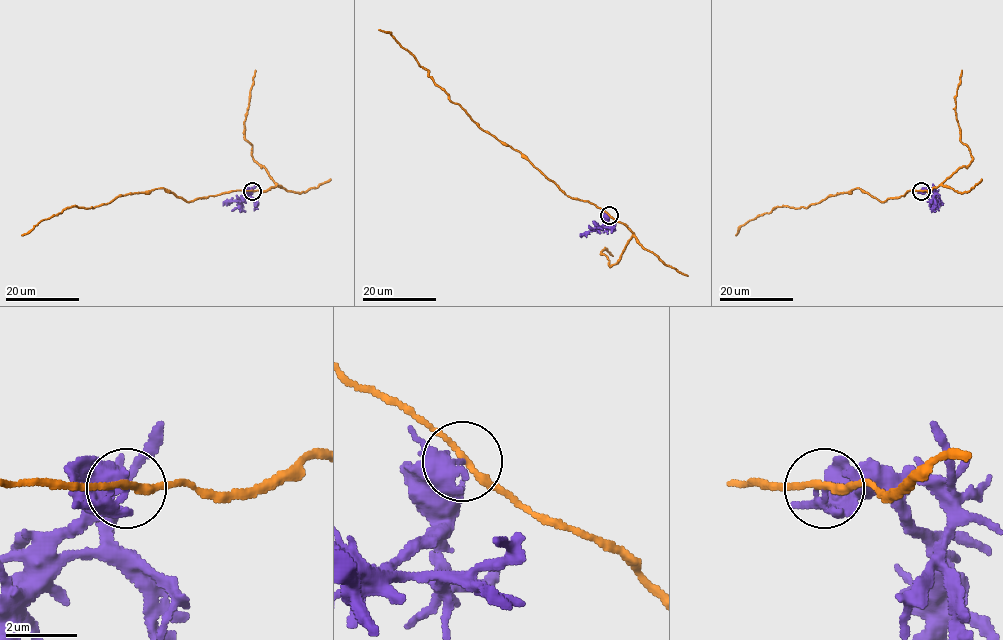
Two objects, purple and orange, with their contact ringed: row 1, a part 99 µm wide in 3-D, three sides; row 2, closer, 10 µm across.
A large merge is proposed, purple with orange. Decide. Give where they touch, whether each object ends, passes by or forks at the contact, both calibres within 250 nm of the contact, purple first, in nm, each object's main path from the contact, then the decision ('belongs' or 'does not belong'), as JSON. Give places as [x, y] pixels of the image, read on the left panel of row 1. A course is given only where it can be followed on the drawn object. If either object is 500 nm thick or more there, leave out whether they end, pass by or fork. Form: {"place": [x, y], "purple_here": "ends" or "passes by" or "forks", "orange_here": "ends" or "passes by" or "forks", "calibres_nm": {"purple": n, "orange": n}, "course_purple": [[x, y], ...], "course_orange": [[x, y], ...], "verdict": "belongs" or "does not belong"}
{"place": [252, 191], "purple_here": "ends", "orange_here": "passes by", "calibres_nm": {"purple": 240, "orange": 180}, "course_purple": [[252, 191], [222, 205]], "course_orange": [[252, 191], [236, 190], [190, 201], [163, 188], [119, 195], [93, 208], [64, 208], [22, 235]], "verdict": "does not belong"}

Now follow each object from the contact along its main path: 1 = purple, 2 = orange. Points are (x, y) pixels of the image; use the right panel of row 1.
1: (921, 191), (926, 191), (941, 205)
2: (921, 191), (910, 190), (879, 201), (854, 188), (829, 195), (806, 208), (777, 207), (749, 220), (735, 235)

